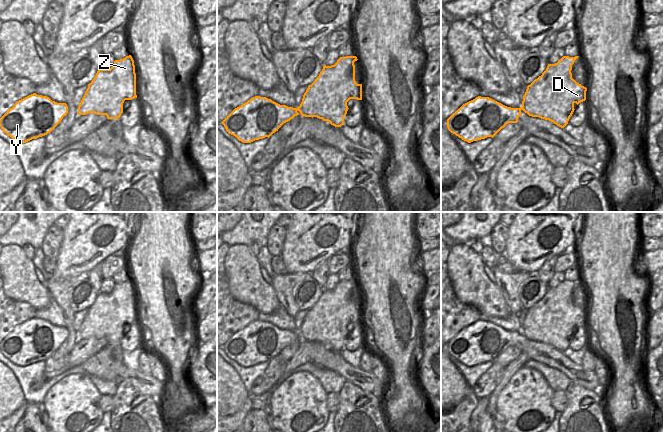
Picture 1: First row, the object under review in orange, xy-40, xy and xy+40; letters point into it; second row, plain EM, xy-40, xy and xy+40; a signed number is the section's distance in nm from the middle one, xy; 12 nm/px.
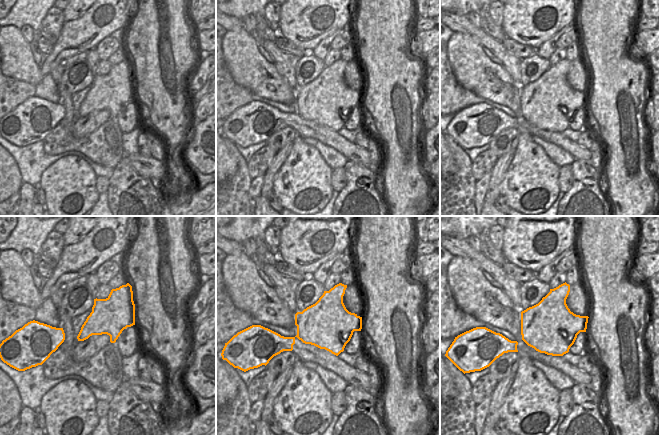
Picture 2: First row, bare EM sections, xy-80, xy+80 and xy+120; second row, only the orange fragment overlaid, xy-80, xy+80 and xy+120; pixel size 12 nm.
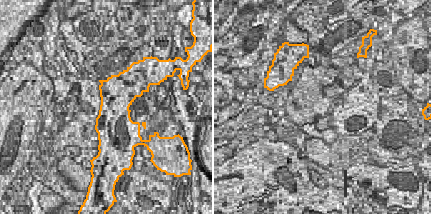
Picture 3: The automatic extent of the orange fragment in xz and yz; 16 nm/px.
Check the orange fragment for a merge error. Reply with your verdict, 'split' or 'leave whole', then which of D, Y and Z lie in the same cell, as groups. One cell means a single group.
leave whole | D Y Z

